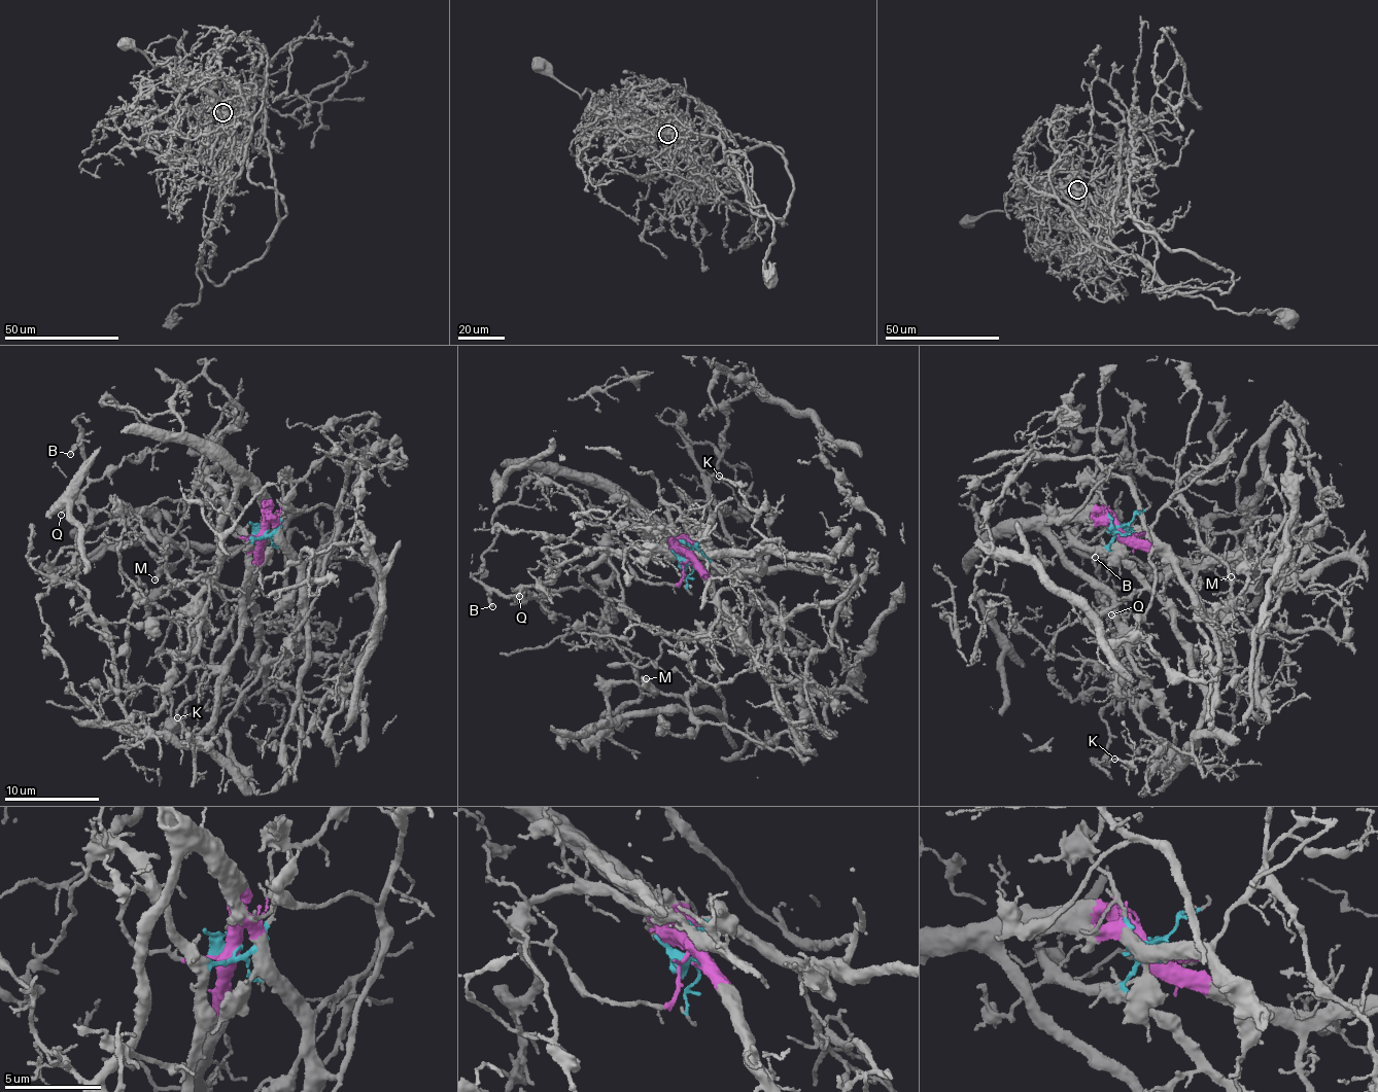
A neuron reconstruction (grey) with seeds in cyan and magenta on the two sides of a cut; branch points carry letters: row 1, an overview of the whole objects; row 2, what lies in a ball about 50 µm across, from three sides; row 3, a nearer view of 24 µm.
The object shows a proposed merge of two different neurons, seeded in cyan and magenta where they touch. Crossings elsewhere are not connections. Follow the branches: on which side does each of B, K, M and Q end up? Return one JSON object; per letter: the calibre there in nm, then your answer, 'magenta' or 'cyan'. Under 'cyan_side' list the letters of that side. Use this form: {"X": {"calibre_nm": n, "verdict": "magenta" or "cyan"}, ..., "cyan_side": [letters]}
{"B": {"calibre_nm": 150, "verdict": "cyan"}, "K": {"calibre_nm": 140, "verdict": "cyan"}, "M": {"calibre_nm": 360, "verdict": "magenta"}, "Q": {"calibre_nm": 130, "verdict": "cyan"}, "cyan_side": ["B", "K", "Q"]}

